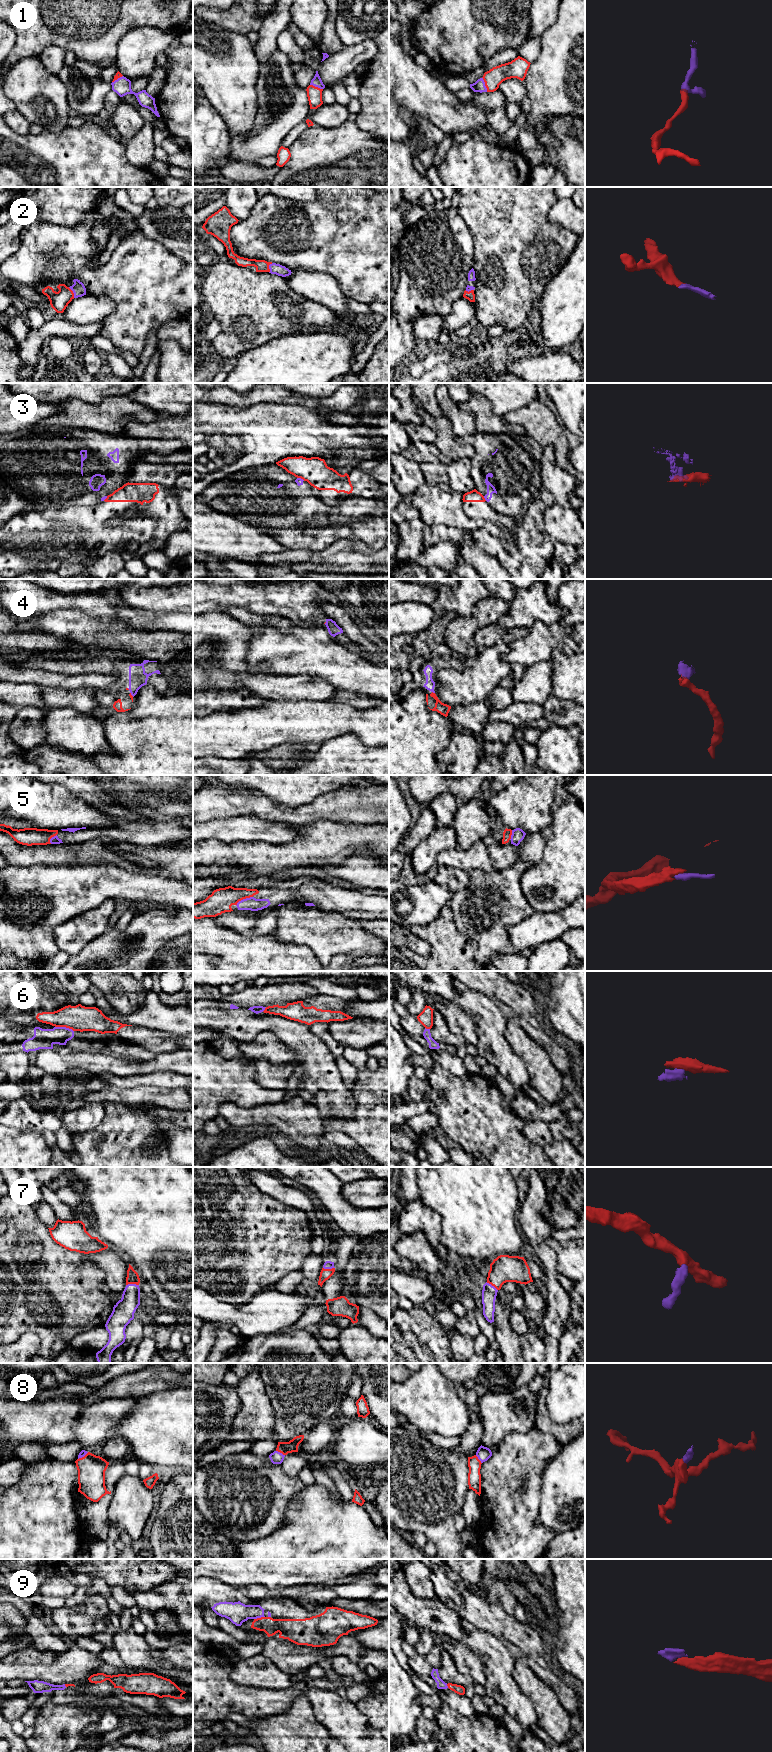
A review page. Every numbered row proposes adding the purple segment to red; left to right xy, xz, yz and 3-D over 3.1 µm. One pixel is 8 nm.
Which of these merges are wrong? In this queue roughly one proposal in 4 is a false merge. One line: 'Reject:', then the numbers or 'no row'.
Reject: 3, 6

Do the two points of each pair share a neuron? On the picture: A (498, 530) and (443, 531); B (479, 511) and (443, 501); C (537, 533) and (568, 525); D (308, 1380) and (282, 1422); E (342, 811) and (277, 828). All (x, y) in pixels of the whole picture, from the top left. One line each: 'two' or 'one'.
A: two
B: two
C: two
D: one
E: two

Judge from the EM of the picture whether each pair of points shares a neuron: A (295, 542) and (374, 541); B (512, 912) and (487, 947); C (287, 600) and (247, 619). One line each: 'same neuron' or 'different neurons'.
A: same neuron
B: same neuron
C: different neurons

